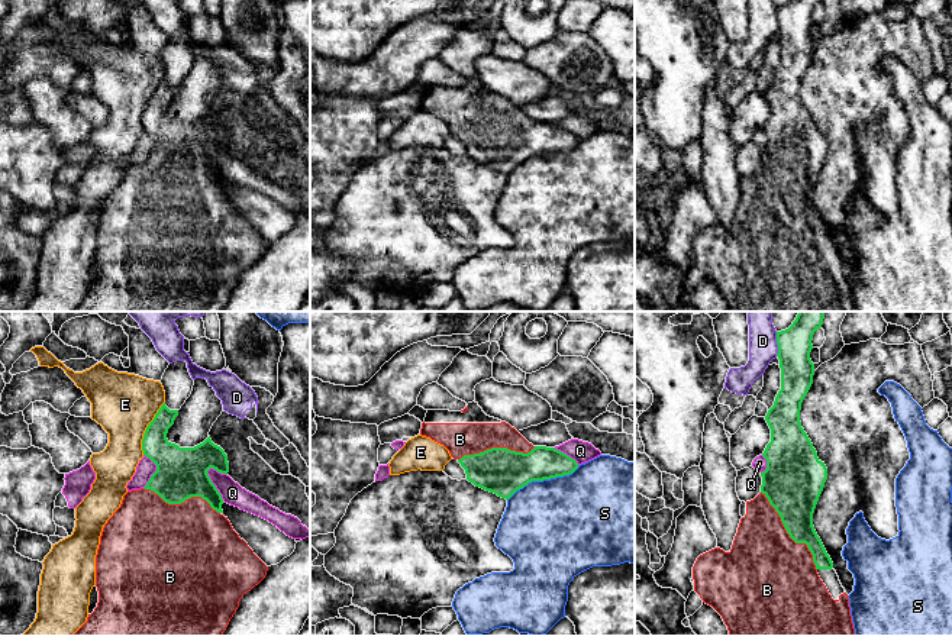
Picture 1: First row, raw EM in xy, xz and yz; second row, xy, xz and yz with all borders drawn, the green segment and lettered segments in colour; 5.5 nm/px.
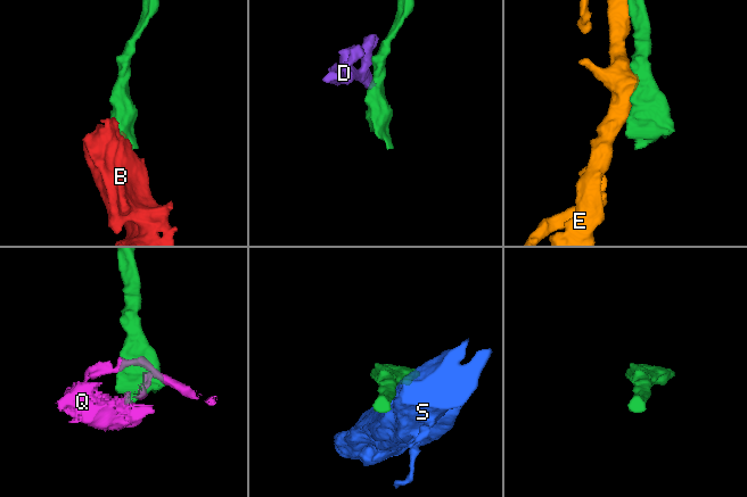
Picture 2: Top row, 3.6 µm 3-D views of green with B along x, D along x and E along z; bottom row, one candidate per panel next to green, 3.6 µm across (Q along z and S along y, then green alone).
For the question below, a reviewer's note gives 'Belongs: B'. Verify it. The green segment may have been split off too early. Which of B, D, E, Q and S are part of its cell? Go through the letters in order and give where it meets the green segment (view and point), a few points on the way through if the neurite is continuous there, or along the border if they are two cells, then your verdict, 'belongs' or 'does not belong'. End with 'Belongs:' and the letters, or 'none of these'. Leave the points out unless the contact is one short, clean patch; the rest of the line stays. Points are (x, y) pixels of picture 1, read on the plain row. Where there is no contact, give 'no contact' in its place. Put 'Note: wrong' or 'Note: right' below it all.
B: meets green in yz at (788, 209); belongs
D: meets green in yz at (777, 19); border along yz (775, 7), (777, 31); does not belong
E: meets green in xy at (147, 103); does not belong
Q: meets green in xy at (213, 160); does not belong
S: meets green in xz at (542, 155); does not belong
Belongs: B
Note: right

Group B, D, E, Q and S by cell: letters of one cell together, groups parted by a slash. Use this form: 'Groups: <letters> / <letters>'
Groups: B / D / E / Q / S

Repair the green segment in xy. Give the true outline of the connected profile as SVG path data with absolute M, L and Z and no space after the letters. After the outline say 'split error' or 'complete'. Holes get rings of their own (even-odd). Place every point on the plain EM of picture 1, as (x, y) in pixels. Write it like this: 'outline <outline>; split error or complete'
outline M164 78L145 106L142 126L143 130L156 141L156 146L151 151L143 164L128 167L123 171L120 183L104 200L96 230L96 262L99 267L99 278L94 287L88 290L87 297L72 311L222 311L236 288L241 274L267 251L268 242L254 229L248 219L239 213L227 193L222 190L222 170L207 149L207 146L213 143L217 148L227 151L227 130L220 122L212 117L210 112L194 123L180 123L178 120L171 119L167 114L167 109L177 91L178 85L170 85Z; split error

